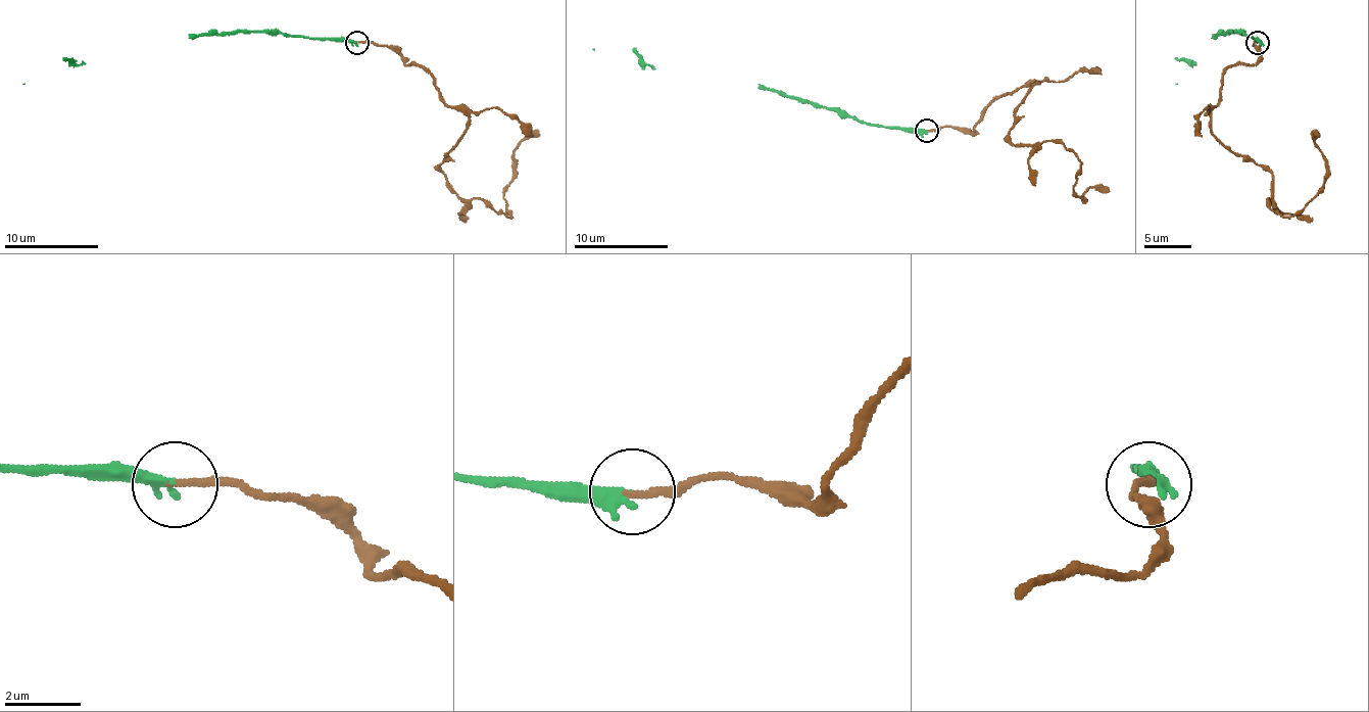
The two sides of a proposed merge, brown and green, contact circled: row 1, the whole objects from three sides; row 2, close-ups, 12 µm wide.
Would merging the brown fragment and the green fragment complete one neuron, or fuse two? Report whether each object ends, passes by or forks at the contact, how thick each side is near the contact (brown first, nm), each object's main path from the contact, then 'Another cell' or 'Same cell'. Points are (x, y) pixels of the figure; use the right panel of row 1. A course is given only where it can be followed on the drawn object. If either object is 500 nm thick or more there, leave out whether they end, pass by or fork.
At the ring brown ends. At the ring green ends. Thickness 200 nm (brown) against 320 nm. Course of brown: (1258, 43), (1253, 64), (1224, 72), (1211, 130), (1267, 170), (1267, 205), (1285, 217), (1325, 177), (1314, 130). Course of green: (1258, 43), (1251, 36), (1236, 31), (1215, 34), (1196, 64), (1175, 59), (1175, 83). Same cell

